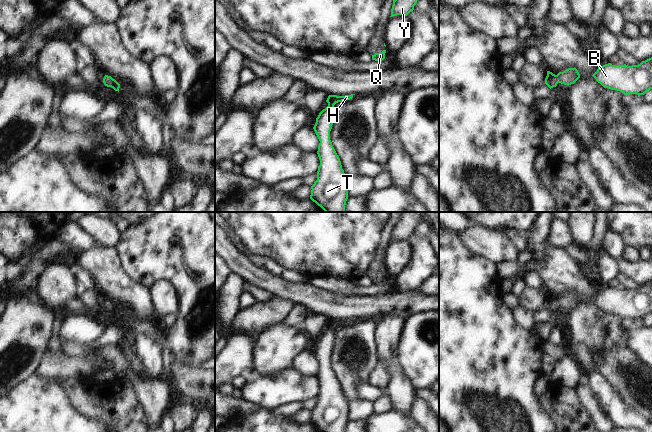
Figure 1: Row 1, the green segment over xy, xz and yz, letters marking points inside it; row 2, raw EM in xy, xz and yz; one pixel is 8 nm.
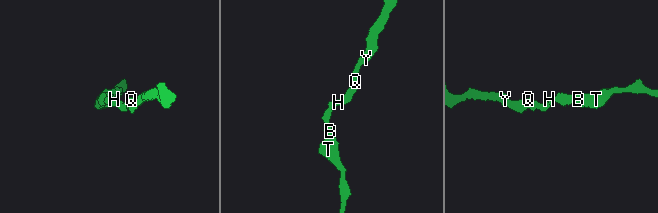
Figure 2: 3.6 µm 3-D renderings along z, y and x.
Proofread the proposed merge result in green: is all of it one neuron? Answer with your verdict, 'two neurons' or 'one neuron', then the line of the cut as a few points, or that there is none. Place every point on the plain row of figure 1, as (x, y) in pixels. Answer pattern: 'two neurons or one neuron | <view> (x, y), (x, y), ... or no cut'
one neuron | no cut

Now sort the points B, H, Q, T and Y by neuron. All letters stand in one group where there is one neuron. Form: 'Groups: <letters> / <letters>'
Groups: B H Q T Y

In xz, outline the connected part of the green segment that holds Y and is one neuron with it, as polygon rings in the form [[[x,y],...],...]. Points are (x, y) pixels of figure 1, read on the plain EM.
[[[400,212],[401,217],[398,222],[393,224],[391,240],[407,240],[414,234],[414,230],[420,220],[425,219],[424,212]]]

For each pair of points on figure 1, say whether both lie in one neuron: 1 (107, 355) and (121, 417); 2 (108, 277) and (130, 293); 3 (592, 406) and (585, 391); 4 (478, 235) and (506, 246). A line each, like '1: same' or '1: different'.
1: different
2: same
3: same
4: same

